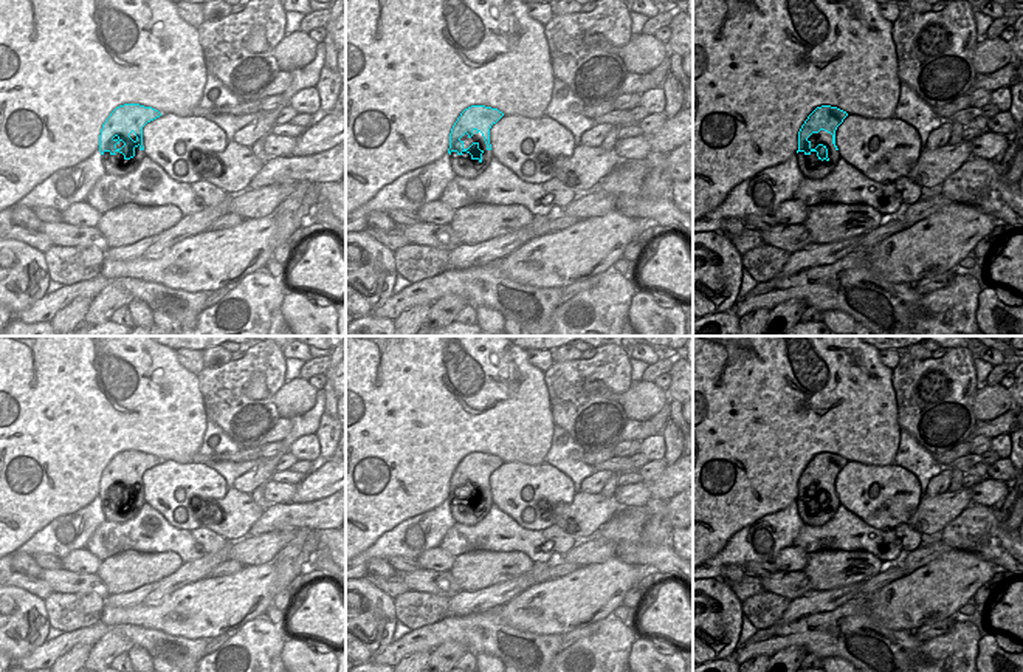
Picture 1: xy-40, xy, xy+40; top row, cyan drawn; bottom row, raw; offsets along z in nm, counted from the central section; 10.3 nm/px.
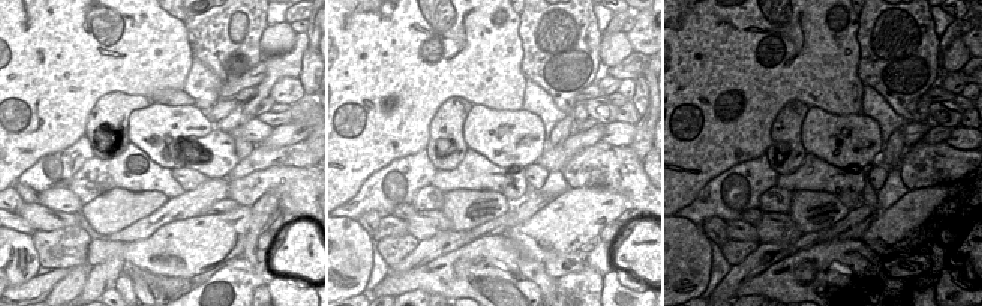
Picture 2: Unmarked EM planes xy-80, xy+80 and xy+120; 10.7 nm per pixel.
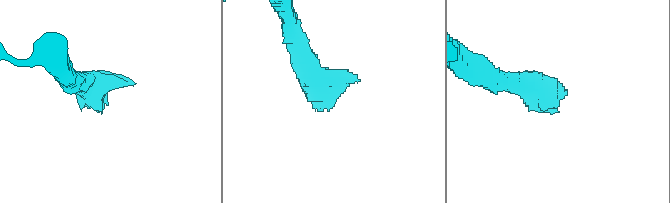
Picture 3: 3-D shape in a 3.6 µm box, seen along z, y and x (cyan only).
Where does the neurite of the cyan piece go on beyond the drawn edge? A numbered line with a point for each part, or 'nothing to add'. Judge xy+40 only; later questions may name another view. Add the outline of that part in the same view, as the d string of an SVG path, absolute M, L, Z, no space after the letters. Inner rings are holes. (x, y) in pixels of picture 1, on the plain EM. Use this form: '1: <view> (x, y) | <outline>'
1: xy+40 (808, 511) | M820 477L818 480L812 480L808 488L811 489L811 495L815 495L818 491L823 491L828 495L828 508L825 506L823 511L818 511L817 502L806 502L804 499L797 500L797 511L800 519L804 525L809 526L823 526L829 522L837 508L840 506L839 497L832 491L832 482Z

